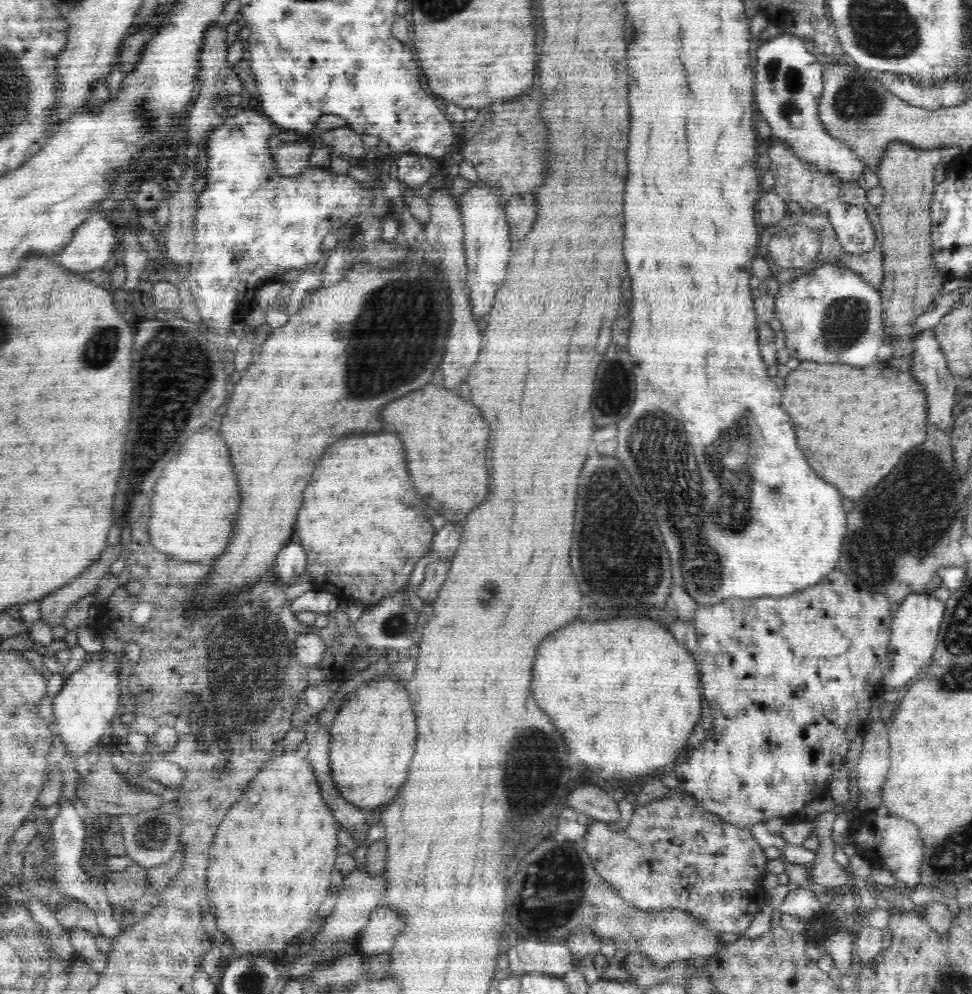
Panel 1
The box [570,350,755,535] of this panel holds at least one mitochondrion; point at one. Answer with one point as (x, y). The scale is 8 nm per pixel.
(614, 394)

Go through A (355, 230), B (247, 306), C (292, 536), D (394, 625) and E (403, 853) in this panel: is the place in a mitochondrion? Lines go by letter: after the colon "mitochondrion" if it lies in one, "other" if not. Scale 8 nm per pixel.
A: mitochondrion
B: other
C: other
D: mitochondrion
E: other

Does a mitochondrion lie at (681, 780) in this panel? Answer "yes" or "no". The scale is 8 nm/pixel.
no

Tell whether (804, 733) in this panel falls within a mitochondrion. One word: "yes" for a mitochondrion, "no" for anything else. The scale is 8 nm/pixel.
no

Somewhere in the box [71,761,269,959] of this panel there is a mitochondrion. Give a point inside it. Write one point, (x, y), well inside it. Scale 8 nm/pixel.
(155, 833)

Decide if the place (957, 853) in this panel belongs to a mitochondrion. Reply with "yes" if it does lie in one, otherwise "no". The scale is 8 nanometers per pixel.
yes

